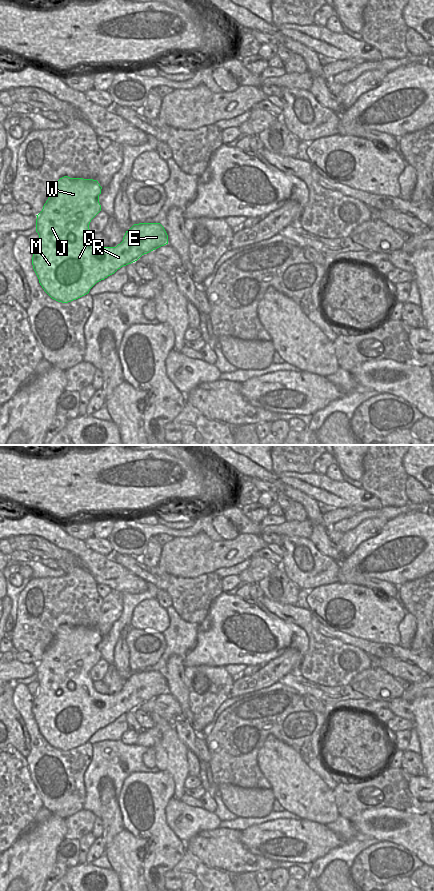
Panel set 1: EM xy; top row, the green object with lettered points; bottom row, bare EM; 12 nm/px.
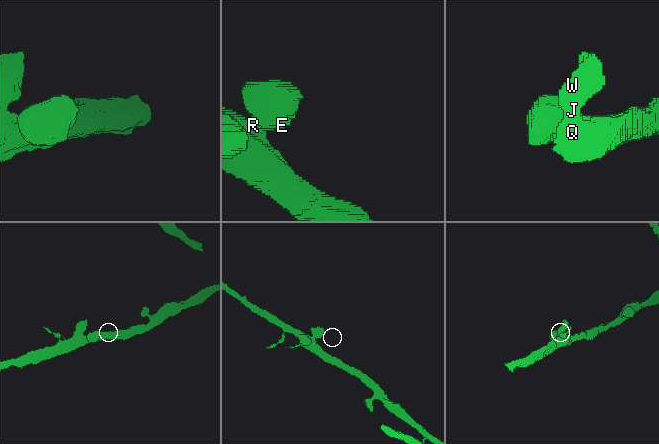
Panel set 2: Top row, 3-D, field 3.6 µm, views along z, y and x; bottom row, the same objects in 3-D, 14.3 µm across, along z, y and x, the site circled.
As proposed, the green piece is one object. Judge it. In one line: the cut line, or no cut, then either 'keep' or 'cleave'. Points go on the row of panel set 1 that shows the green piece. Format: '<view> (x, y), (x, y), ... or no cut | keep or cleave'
no cut | keep

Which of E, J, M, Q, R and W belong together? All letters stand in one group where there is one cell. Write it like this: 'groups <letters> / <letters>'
groups E J M Q R W

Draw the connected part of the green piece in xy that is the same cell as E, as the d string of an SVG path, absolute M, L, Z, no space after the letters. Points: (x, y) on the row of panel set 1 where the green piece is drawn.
M64 176L56 182L42 211L36 215L36 232L39 235L39 243L33 250L33 269L44 291L58 302L68 303L88 294L97 282L114 274L121 267L137 261L142 255L168 244L168 235L160 223L139 223L126 231L123 241L116 247L98 245L93 239L94 233L89 229L89 224L101 211L99 203L101 189L97 180Z

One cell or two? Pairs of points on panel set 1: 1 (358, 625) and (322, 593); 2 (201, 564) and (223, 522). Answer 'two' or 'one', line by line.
1: one
2: two

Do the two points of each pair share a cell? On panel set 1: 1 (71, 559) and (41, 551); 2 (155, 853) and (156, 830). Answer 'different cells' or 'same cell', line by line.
1: same cell
2: same cell

